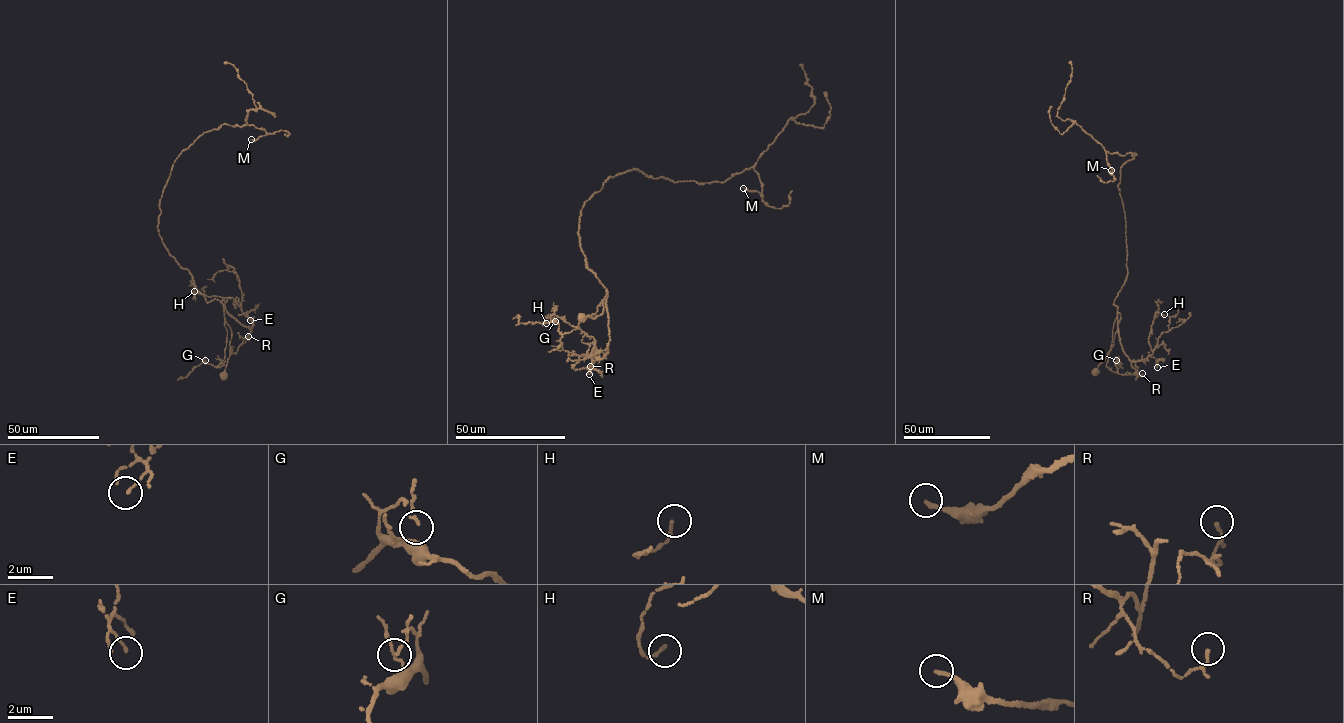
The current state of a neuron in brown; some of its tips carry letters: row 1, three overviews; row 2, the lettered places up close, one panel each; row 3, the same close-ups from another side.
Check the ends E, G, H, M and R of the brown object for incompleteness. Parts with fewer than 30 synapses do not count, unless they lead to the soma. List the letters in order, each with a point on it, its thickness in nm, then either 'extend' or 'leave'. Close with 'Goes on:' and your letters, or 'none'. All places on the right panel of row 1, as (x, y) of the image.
E: (1157, 367) | 100 nm | leave
G: (1116, 360) | 110 nm | leave
H: (1164, 314) | 110 nm | leave
M: (1111, 170) | 180 nm | leave
R: (1142, 373) | 70 nm | leave
Goes on: none

